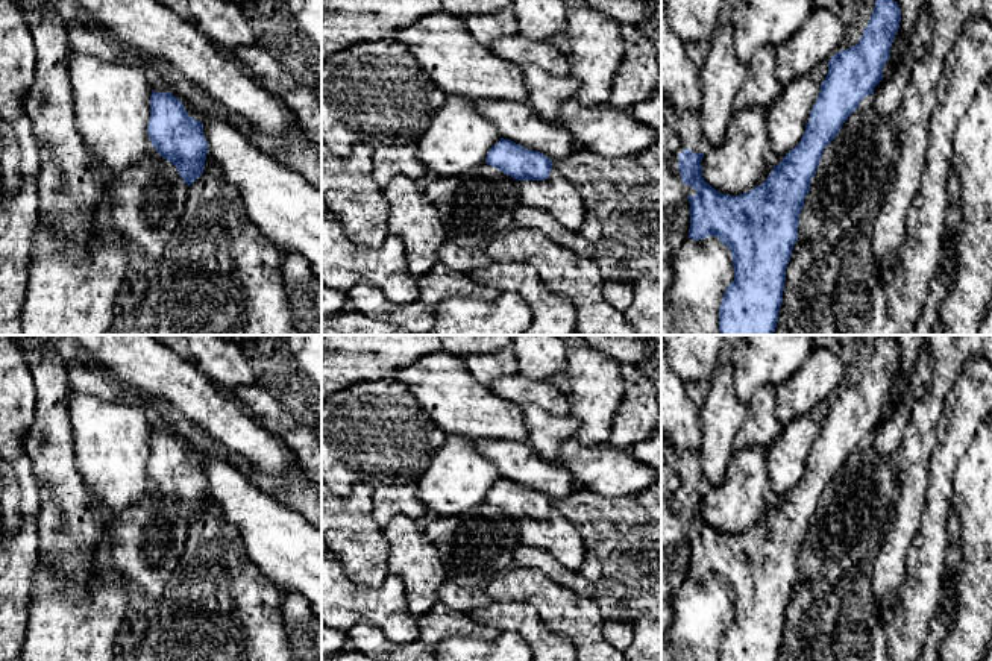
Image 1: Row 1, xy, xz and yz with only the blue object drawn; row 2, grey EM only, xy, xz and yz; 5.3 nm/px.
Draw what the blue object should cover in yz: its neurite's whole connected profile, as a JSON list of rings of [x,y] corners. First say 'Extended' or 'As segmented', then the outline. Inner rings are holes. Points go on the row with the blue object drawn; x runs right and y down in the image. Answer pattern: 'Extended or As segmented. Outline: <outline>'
Extended. Outline: [[[875,0],[871,20],[865,27],[860,41],[855,45],[836,53],[828,61],[828,74],[821,83],[821,92],[811,108],[810,120],[805,124],[805,132],[799,144],[786,153],[777,167],[774,165],[772,173],[761,185],[740,196],[720,194],[702,177],[701,161],[710,146],[702,135],[701,115],[686,109],[672,111],[672,124],[681,139],[680,149],[677,150],[678,168],[690,203],[689,238],[698,241],[707,237],[717,237],[720,243],[731,250],[733,256],[734,280],[727,287],[719,308],[720,335],[774,335],[783,302],[786,268],[799,235],[799,214],[804,208],[805,196],[810,191],[811,177],[816,174],[824,149],[840,132],[842,124],[859,108],[860,102],[866,96],[874,94],[874,88],[881,82],[883,68],[890,58],[890,47],[899,29],[899,21],[901,11],[896,2]]]

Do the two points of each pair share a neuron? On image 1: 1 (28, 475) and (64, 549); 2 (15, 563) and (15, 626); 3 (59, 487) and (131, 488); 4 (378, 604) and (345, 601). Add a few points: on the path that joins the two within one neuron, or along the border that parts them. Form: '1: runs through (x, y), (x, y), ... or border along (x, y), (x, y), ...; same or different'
1: border along (32, 466), (40, 498), (38, 535); different
2: runs through (15, 578), (15, 611); same
3: border along (73, 454), (76, 469), (103, 519); different
4: runs through (370, 604), (352, 604); same

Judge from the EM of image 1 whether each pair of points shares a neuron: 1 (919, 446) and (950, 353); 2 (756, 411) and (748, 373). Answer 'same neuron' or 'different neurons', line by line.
1: same neuron
2: different neurons

